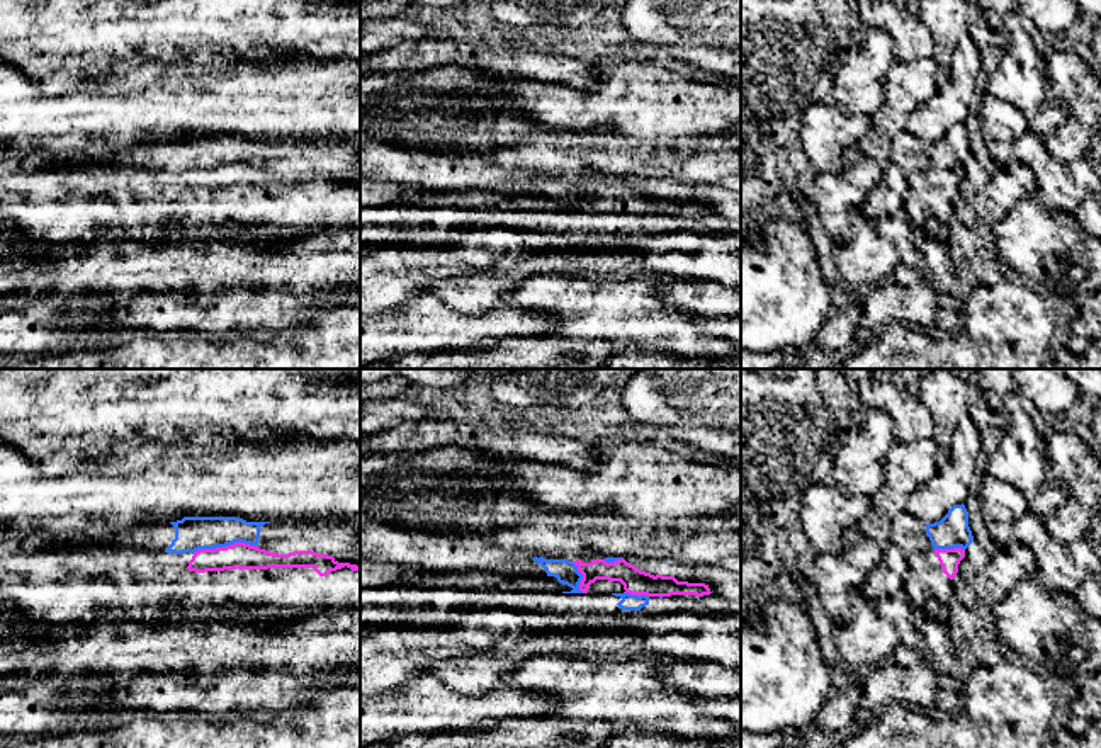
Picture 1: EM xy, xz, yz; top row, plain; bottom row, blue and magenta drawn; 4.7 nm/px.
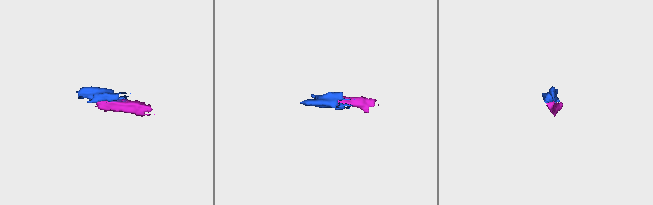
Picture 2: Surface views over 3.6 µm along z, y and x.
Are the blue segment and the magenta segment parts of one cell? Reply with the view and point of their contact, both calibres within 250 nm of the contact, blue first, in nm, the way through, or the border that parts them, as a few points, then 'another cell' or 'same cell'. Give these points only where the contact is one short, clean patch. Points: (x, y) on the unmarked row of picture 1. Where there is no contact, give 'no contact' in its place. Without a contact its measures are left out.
contact xy (225, 165); calibres 160 and 120 nm; border xy (255, 164), (231, 162), (199, 167), (194, 172); another cell

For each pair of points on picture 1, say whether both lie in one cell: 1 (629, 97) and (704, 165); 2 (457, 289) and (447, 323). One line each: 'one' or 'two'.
1: two
2: two

